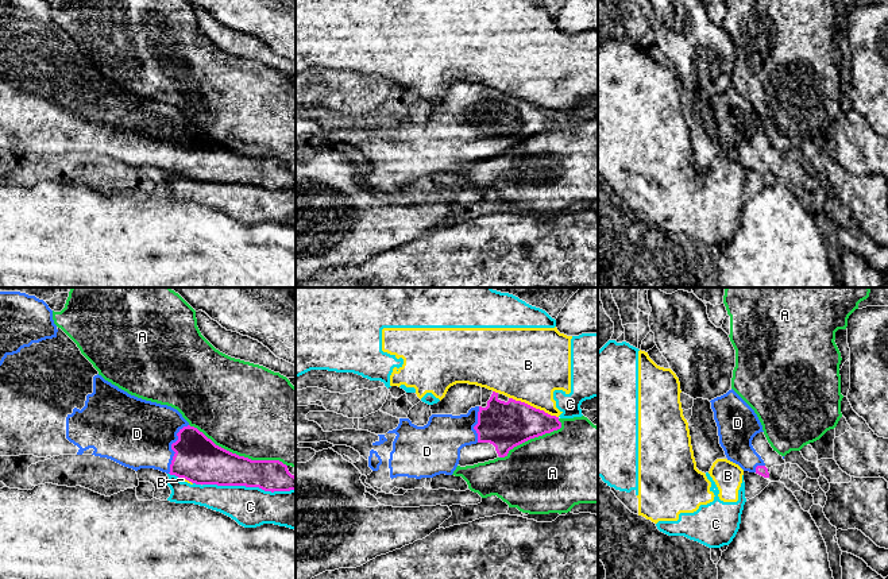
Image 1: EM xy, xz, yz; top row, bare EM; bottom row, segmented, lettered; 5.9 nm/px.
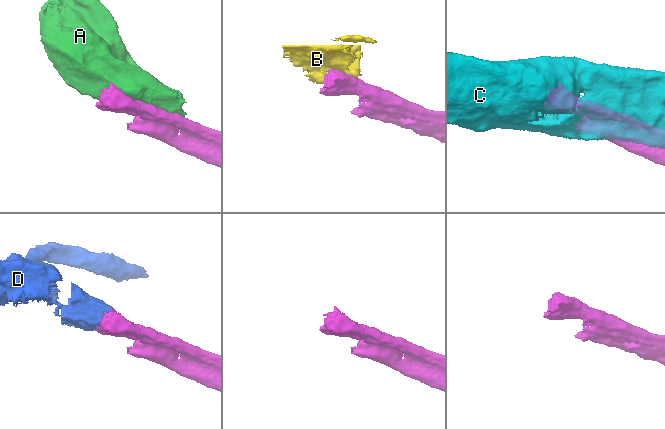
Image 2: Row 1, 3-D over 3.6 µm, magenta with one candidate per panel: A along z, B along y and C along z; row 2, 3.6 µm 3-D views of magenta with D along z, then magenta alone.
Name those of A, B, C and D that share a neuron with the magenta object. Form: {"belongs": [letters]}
{"belongs": ["D"]}

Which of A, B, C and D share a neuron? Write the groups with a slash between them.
A / B C / D

